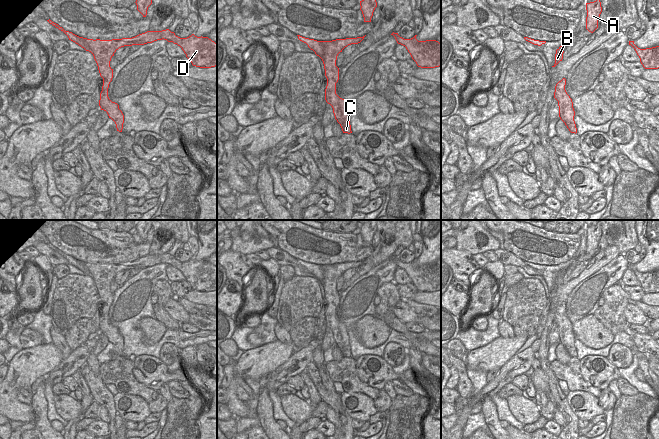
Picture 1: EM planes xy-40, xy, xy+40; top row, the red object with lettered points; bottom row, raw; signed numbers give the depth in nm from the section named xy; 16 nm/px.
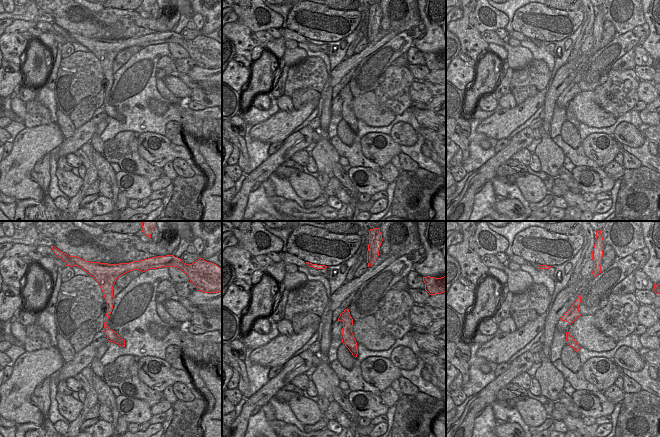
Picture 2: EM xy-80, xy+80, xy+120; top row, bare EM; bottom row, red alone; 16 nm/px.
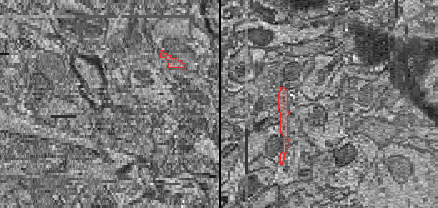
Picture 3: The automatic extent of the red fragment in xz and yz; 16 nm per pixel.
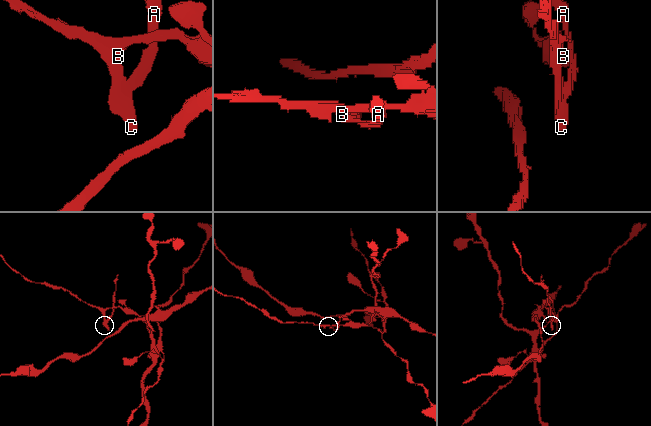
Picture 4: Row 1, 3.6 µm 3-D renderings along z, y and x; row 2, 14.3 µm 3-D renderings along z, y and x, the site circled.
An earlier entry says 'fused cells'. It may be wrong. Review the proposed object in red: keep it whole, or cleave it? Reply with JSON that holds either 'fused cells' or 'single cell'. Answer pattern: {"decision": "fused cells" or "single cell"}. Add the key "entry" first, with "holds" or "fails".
{"entry": "fails", "decision": "single cell"}

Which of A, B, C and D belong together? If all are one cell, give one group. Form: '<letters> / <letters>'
A B C D

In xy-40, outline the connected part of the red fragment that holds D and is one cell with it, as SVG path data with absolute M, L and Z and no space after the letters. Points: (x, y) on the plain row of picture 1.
M50 243L47 245L63 255L69 264L93 278L100 300L103 302L99 330L101 334L106 335L109 342L115 346L117 355L119 356L122 356L123 353L124 339L119 333L119 329L112 326L108 321L109 308L113 302L113 293L110 291L110 285L119 272L132 269L144 269L164 263L180 270L193 290L200 292L217 290L217 267L208 261L197 261L192 258L187 262L180 262L176 260L174 256L166 253L162 255L147 255L132 262L93 264L79 261L72 256L65 255Z

